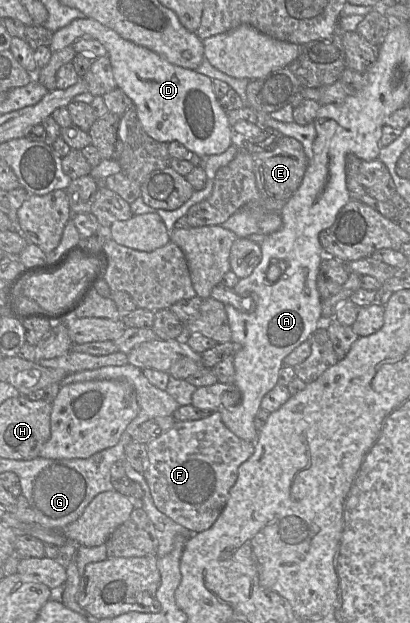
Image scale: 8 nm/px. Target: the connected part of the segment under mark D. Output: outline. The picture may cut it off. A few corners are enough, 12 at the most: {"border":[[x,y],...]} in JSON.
{"border":[[87,17],[54,32],[106,48],[154,140],[201,158],[234,143],[213,79]]}

